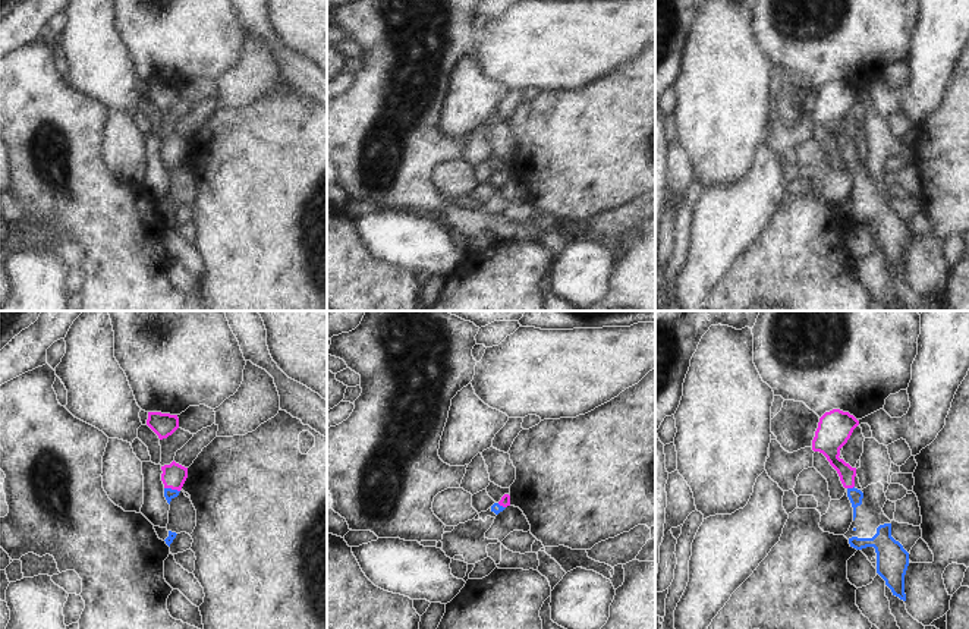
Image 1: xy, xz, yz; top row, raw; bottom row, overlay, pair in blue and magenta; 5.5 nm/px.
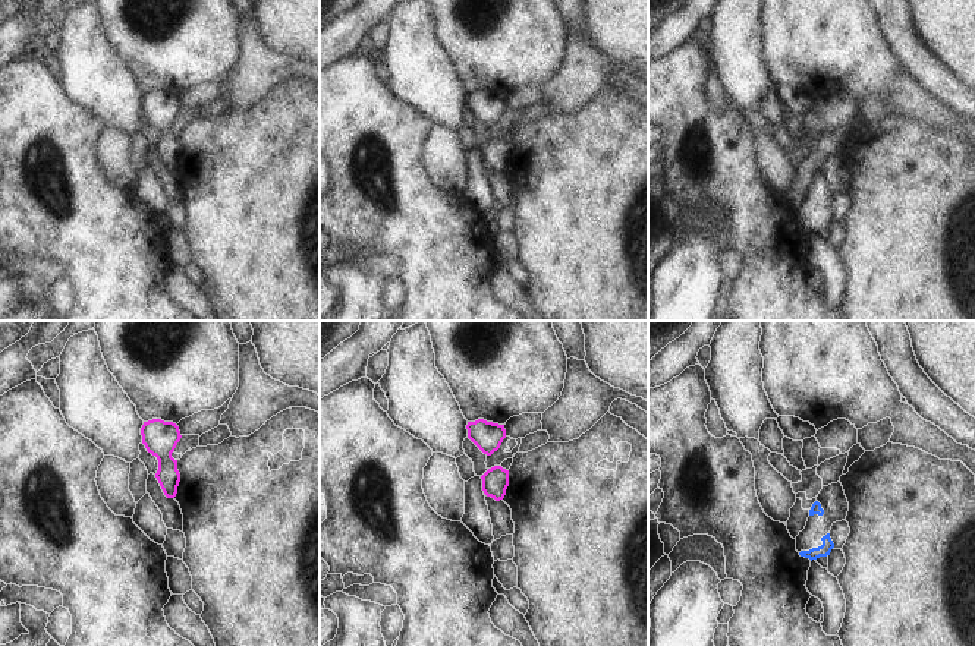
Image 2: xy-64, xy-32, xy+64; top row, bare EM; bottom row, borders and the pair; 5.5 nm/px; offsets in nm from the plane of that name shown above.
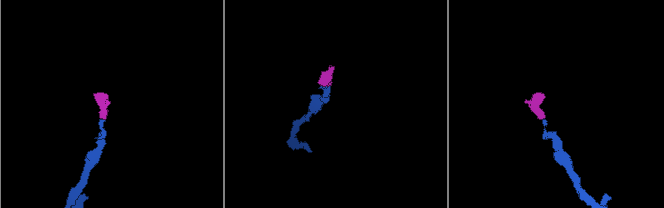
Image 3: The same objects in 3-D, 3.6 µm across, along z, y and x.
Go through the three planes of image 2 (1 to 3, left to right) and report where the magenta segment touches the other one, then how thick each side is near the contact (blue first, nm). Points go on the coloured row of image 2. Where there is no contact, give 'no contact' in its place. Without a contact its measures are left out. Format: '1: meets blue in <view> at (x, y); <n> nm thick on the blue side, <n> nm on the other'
1: no contact
2: no contact
3: no contact

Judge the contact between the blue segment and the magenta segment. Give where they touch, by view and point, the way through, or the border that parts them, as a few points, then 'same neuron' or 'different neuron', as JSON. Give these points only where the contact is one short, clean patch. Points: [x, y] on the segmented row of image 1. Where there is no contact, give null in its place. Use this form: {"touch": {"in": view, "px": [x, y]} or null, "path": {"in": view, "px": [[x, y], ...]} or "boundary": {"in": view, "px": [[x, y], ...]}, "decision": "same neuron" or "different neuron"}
{"touch": {"in": "xy", "px": [170, 488]}, "path": {"in": "xy", "px": [[169, 493], [170, 488], [173, 475]]}, "decision": "same neuron"}

